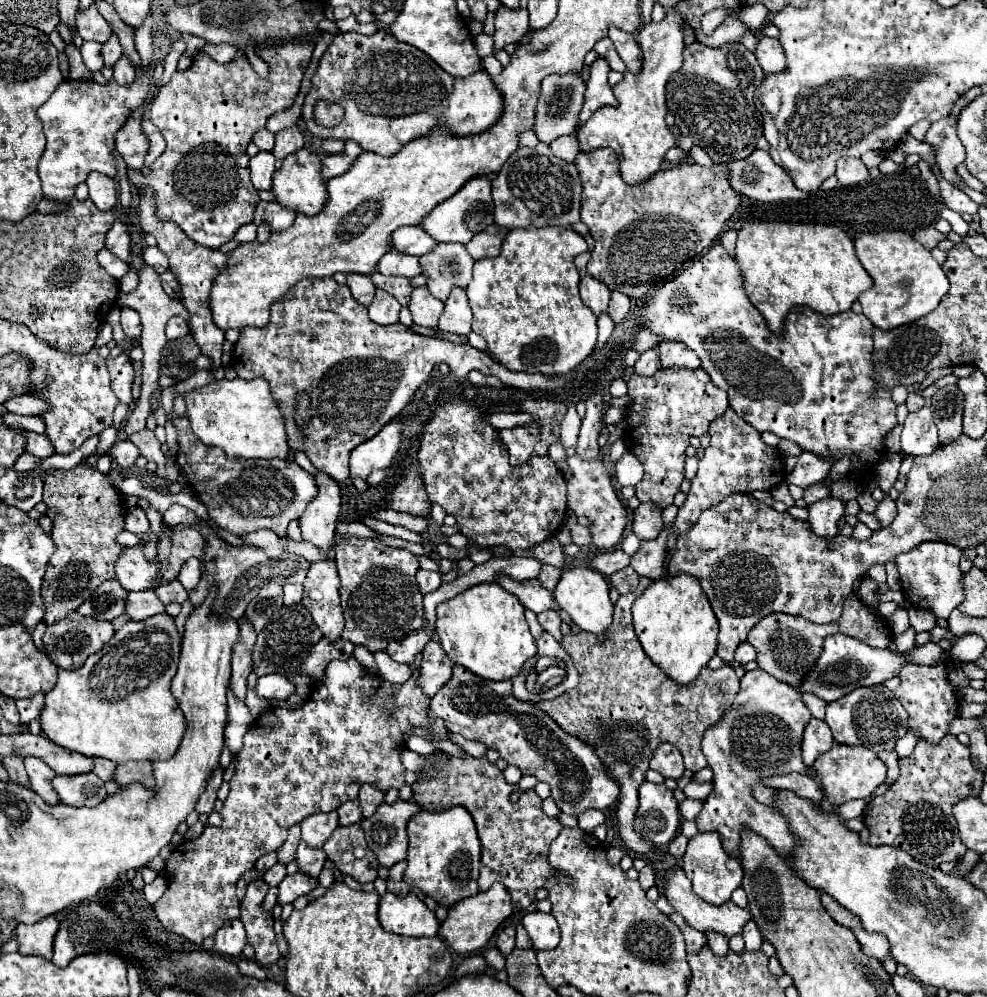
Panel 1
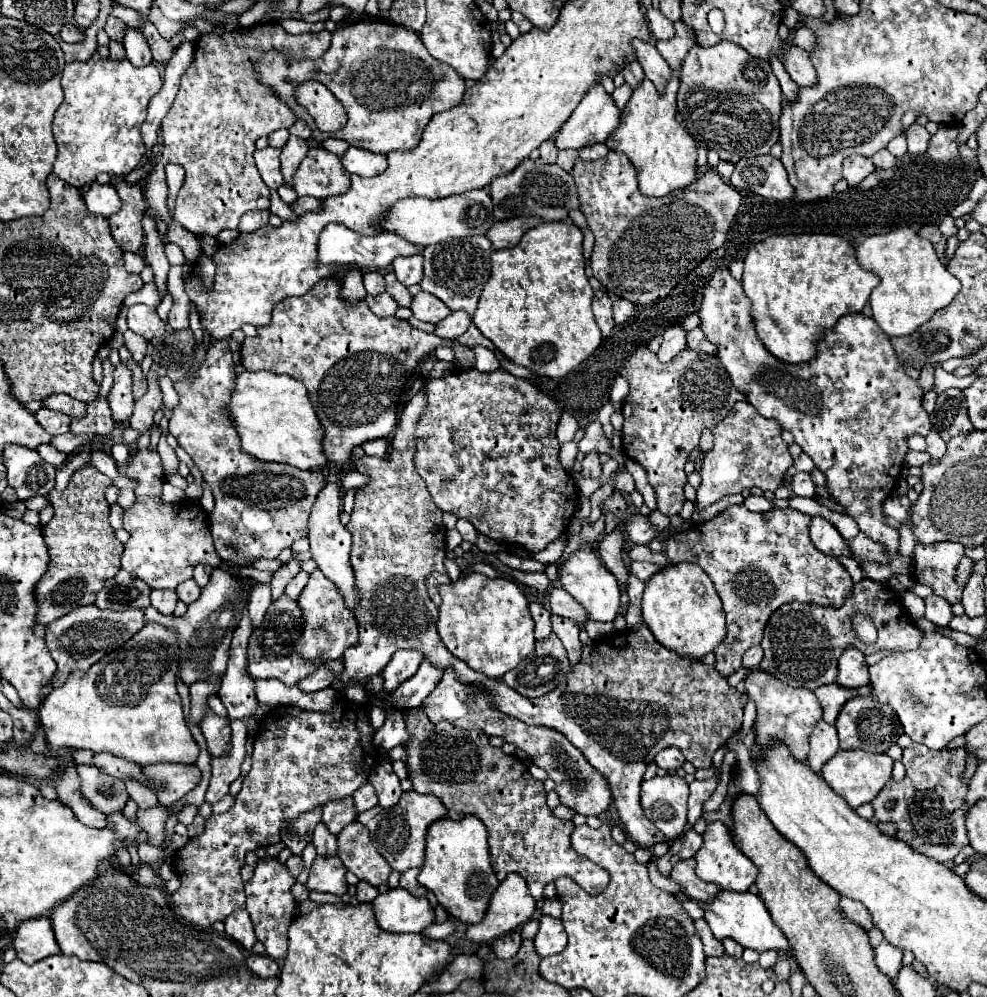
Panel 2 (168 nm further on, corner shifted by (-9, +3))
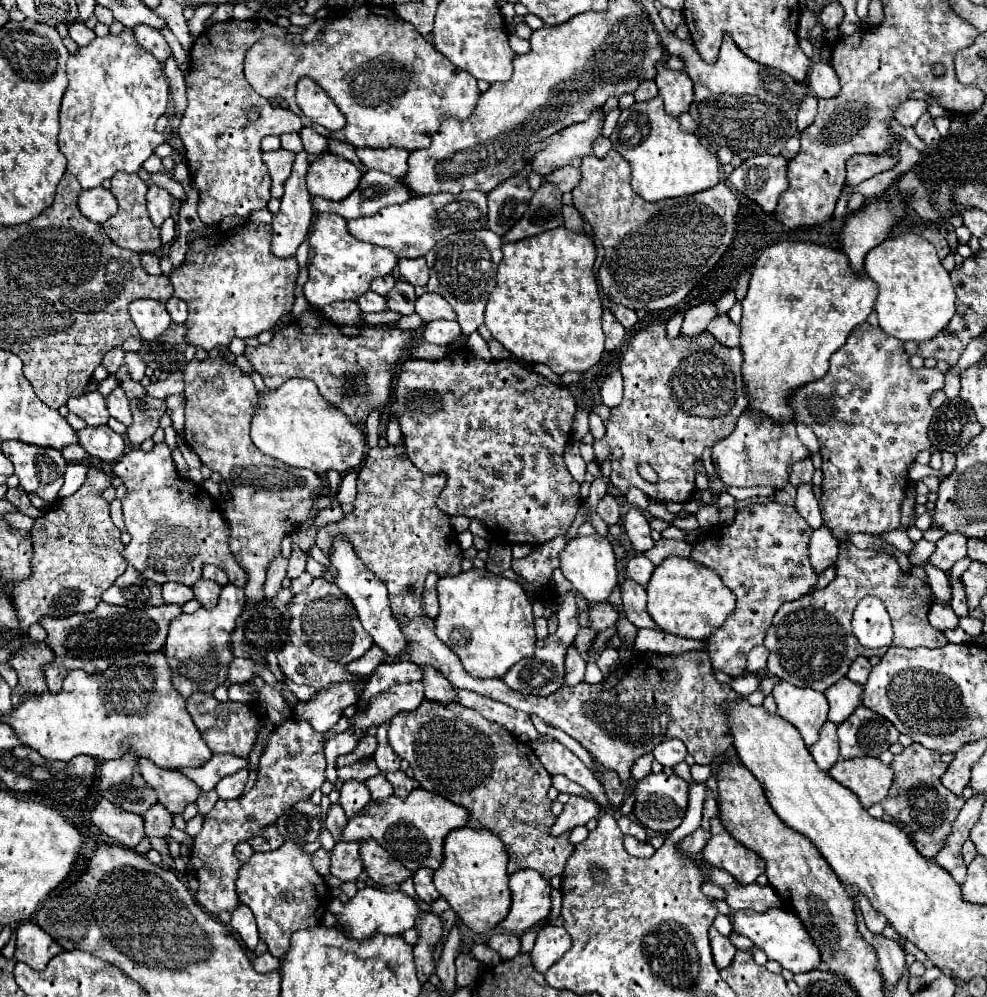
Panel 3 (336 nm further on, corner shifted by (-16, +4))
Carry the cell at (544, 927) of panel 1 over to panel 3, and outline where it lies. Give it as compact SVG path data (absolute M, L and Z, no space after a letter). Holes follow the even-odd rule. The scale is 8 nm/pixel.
M544 926L538 930L536 944L530 952L532 964L540 974L546 974L546 970L564 956L564 952L570 948L568 932L562 926Z

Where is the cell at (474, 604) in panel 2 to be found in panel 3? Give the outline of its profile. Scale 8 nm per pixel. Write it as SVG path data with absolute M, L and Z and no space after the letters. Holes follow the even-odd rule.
M472 568L458 576L438 578L436 592L440 602L436 636L460 658L468 674L476 678L502 678L512 664L534 654L532 602L518 582Z

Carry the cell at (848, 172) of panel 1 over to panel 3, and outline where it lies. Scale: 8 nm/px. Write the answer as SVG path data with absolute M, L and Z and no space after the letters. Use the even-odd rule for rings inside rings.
M854 154L846 162L846 184L858 186L860 182L864 182L884 170L892 170L896 164L898 164L898 160L888 154L880 154L880 156Z

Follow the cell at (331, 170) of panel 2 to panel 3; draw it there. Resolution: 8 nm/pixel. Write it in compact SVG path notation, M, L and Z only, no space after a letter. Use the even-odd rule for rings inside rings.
M330 152L318 156L318 160L310 164L306 176L310 194L326 200L344 200L356 190L360 178L362 172L352 162Z

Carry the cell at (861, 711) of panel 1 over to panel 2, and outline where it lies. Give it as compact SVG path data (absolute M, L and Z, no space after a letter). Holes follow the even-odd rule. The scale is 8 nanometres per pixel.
M873 695L849 699L839 711L835 729L839 733L841 749L863 749L863 751L873 751L873 753L885 753L891 745L897 743L901 735L905 735L901 723L897 723L897 715L893 715L893 709L885 703L877 703Z

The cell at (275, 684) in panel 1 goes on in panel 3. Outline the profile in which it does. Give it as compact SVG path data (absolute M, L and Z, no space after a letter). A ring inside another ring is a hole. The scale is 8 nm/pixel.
M374 644L362 658L350 662L346 668L348 668L352 674L364 674L364 676L368 676L378 664L384 662L384 654L386 654L386 652L380 650L380 646Z

